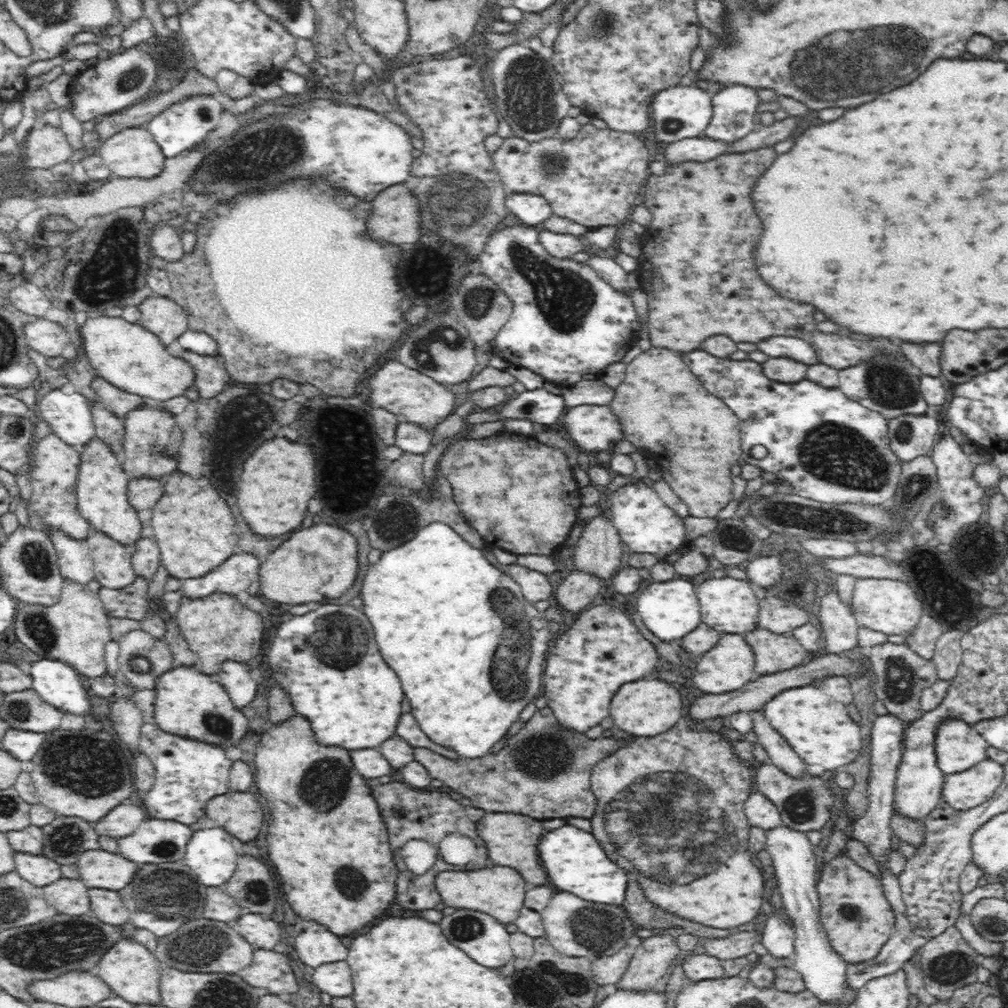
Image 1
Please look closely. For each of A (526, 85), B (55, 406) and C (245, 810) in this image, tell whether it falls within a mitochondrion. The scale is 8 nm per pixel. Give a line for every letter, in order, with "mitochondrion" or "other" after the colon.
A: mitochondrion
B: other
C: other

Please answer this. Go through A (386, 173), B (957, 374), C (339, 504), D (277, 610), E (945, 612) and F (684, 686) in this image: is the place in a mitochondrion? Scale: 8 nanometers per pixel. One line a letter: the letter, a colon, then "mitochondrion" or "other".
A: other
B: other
C: other
D: other
E: mitochondrion
F: other

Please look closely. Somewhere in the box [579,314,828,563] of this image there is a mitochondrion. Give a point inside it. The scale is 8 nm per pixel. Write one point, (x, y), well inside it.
(732, 535)

